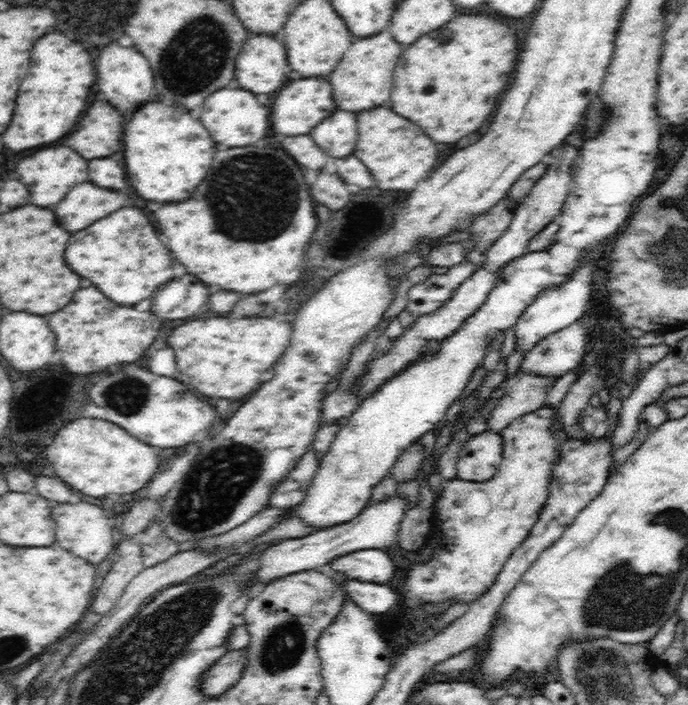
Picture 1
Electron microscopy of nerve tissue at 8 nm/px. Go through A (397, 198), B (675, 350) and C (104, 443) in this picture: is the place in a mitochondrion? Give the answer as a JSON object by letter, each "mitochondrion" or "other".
{"A":"other","B":"other","C":"other"}

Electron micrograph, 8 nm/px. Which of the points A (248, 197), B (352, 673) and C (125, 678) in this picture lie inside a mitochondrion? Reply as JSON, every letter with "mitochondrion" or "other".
{"A":"mitochondrion","B":"other","C":"mitochondrion"}

